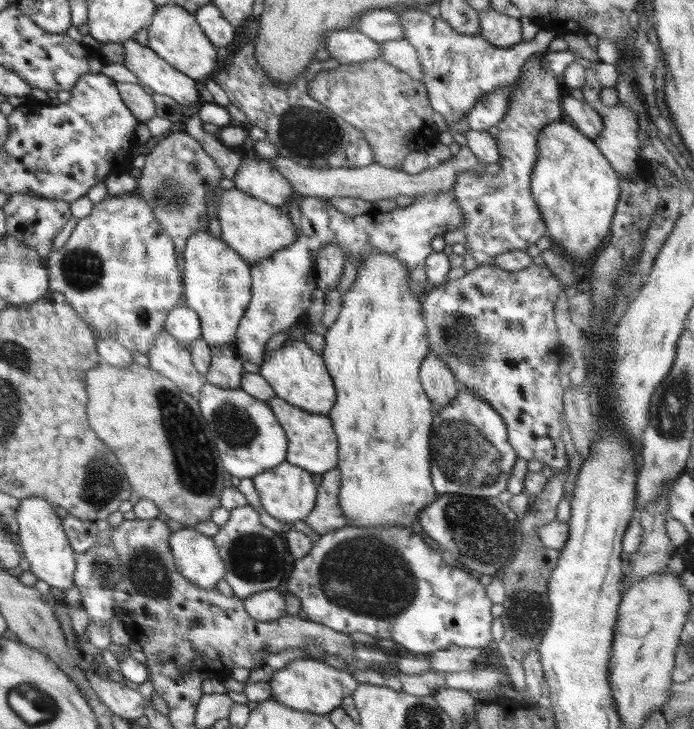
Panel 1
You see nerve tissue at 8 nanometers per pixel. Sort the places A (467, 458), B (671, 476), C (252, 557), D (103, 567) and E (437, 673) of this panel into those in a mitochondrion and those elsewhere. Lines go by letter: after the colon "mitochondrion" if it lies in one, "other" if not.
A: mitochondrion
B: other
C: mitochondrion
D: mitochondrion
E: other

